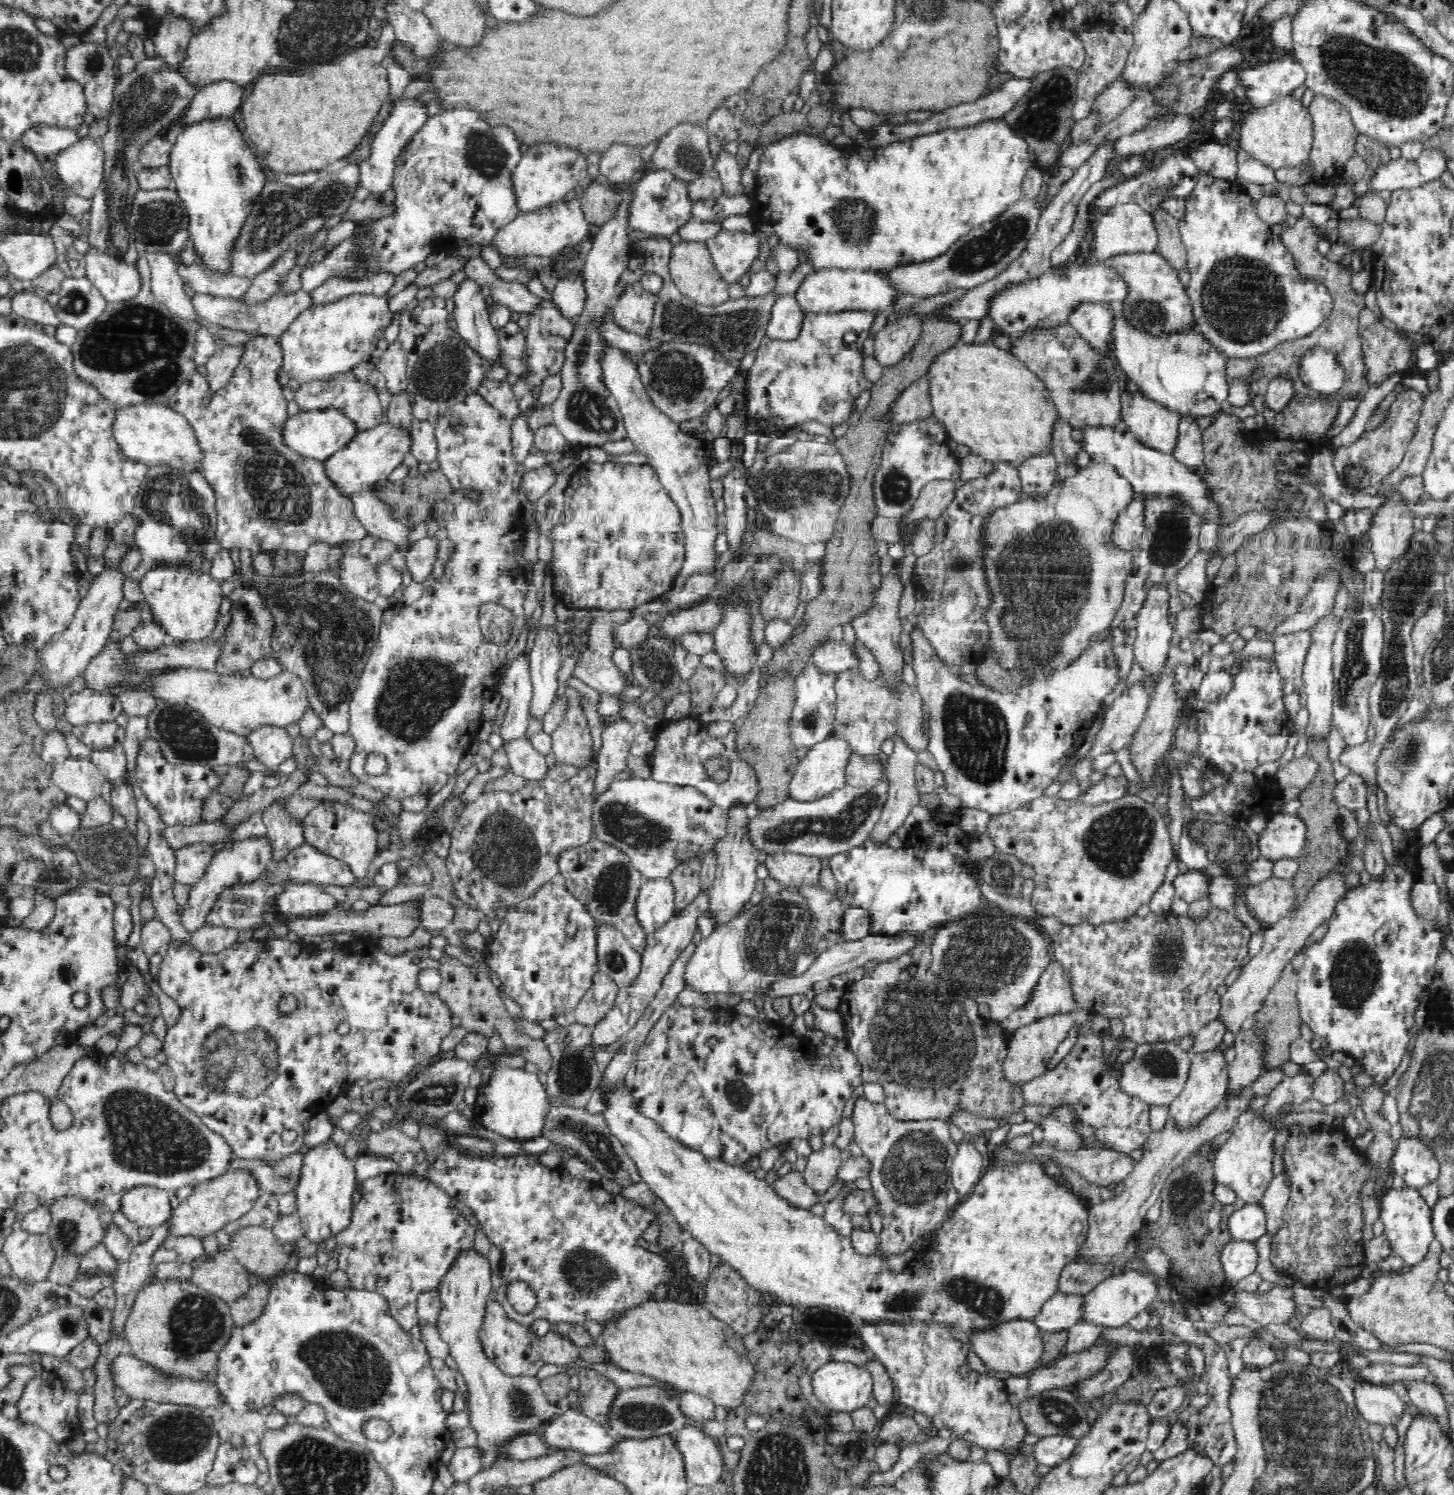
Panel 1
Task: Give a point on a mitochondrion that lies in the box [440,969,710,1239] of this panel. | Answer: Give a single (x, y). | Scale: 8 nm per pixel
(599, 1145)

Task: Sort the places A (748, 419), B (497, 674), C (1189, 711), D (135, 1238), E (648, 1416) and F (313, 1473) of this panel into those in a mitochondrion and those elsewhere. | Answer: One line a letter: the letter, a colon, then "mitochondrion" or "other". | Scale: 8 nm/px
A: other
B: other
C: other
D: other
E: mitochondrion
F: mitochondrion

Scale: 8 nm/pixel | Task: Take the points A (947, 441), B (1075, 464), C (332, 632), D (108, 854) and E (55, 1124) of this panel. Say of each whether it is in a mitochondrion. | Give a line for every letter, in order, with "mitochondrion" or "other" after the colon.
A: other
B: other
C: mitochondrion
D: mitochondrion
E: other

